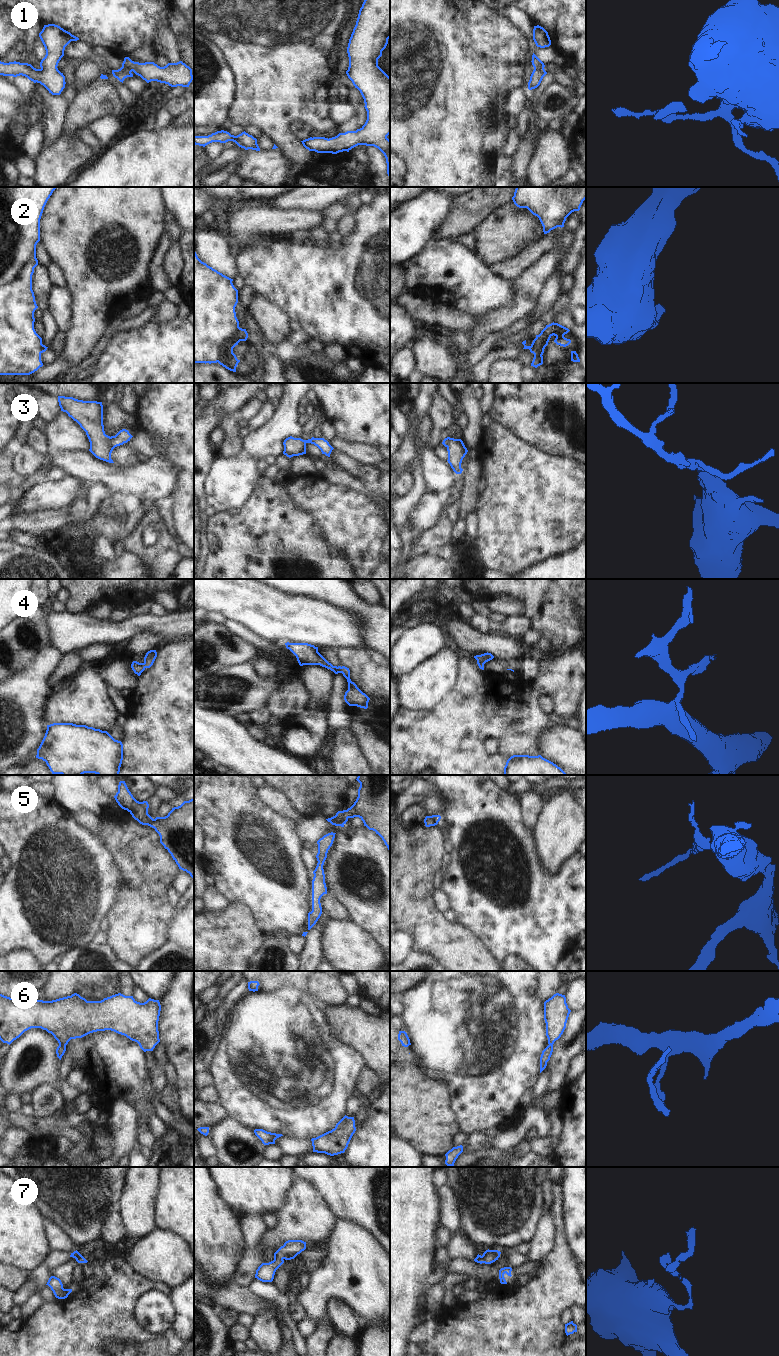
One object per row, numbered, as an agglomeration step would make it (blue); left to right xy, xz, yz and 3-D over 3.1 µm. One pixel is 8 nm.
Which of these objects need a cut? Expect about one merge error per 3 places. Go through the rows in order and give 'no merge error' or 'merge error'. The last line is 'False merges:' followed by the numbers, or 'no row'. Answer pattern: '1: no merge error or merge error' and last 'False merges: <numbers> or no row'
1: no merge error
2: merge error
3: merge error
4: no merge error
5: no merge error
6: no merge error
7: no merge error
False merges: 2, 3

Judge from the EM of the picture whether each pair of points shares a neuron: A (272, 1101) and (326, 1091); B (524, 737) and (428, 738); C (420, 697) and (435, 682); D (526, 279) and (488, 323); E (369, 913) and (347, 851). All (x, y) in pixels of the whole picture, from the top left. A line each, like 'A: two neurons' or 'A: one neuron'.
A: one neuron
B: one neuron
C: one neuron
D: one neuron
E: one neuron

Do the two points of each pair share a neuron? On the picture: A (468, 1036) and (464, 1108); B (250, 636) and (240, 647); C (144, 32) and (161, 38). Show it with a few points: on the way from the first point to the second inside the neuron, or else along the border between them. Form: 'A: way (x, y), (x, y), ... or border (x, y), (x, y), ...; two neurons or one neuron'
A: way (468, 1054), (468, 1090); one neuron
B: border (226, 627), (252, 643), (259, 650), (260, 655); two neurons
C: border (166, 21), (154, 28), (154, 34), (150, 43); two neurons

